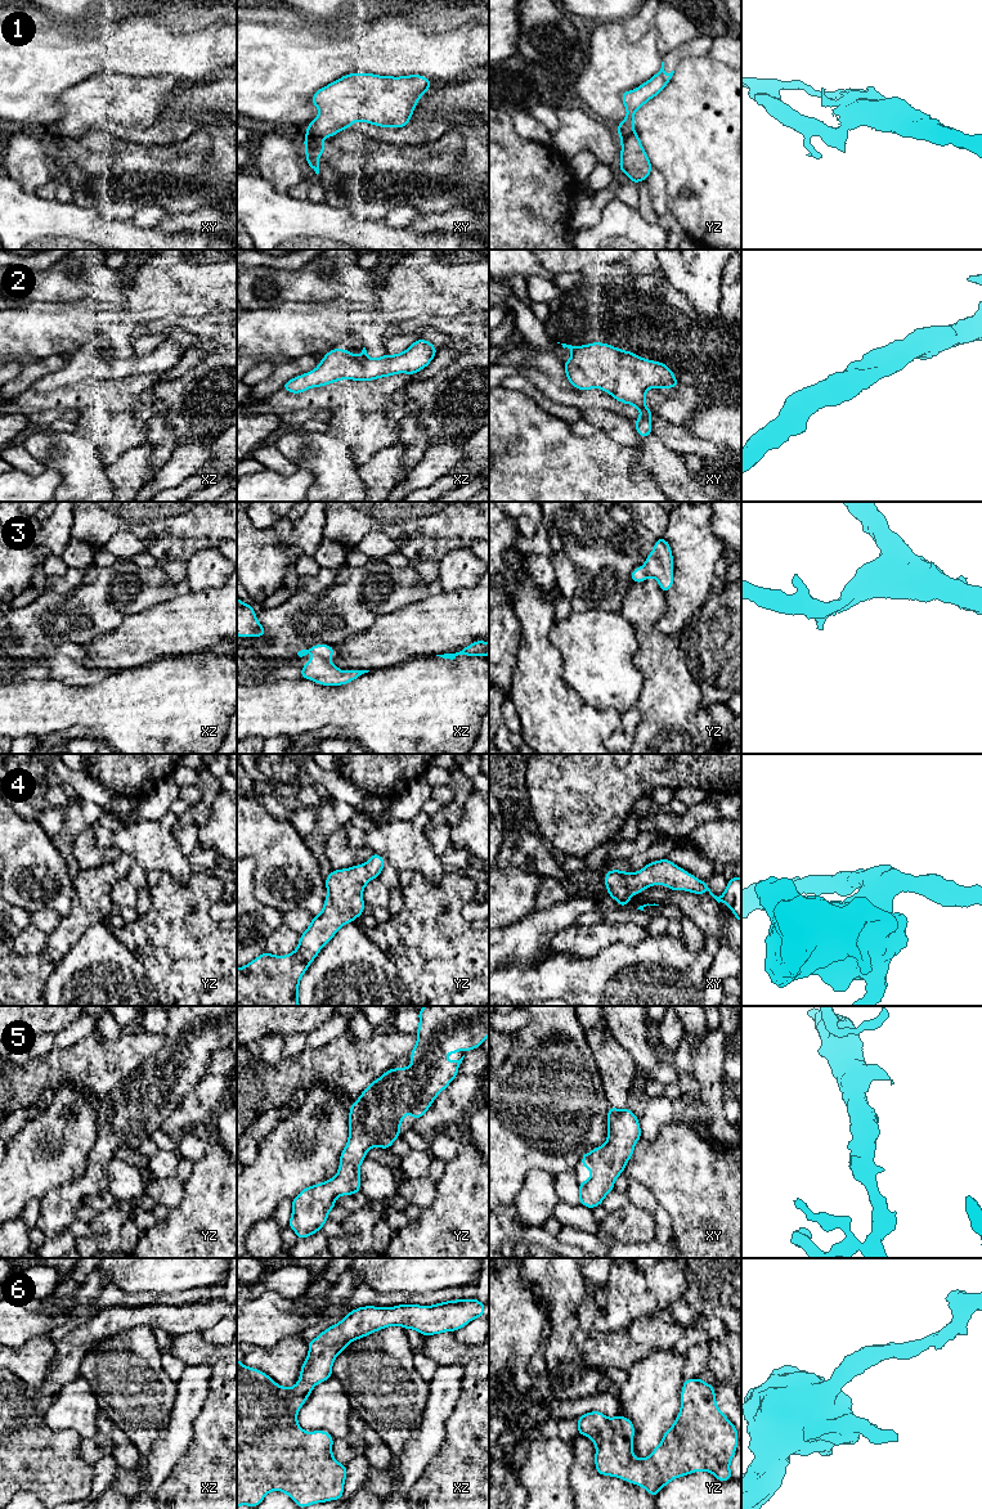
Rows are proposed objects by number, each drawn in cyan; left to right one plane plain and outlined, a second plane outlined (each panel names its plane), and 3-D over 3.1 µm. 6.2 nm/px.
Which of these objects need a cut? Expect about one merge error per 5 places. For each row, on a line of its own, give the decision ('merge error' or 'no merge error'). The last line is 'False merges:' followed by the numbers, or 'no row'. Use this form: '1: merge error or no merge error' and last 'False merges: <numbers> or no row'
1: merge error
2: no merge error
3: no merge error
4: no merge error
5: no merge error
6: no merge error
False merges: 1

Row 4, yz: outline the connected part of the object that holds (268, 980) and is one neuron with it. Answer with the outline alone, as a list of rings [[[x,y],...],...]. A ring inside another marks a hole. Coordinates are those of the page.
[[[373,853],[364,864],[332,870],[326,877],[324,906],[313,916],[296,949],[286,956],[265,951],[237,969],[237,1006],[300,1006],[300,979],[337,930],[363,915],[363,890],[372,879],[380,877],[385,863]]]

